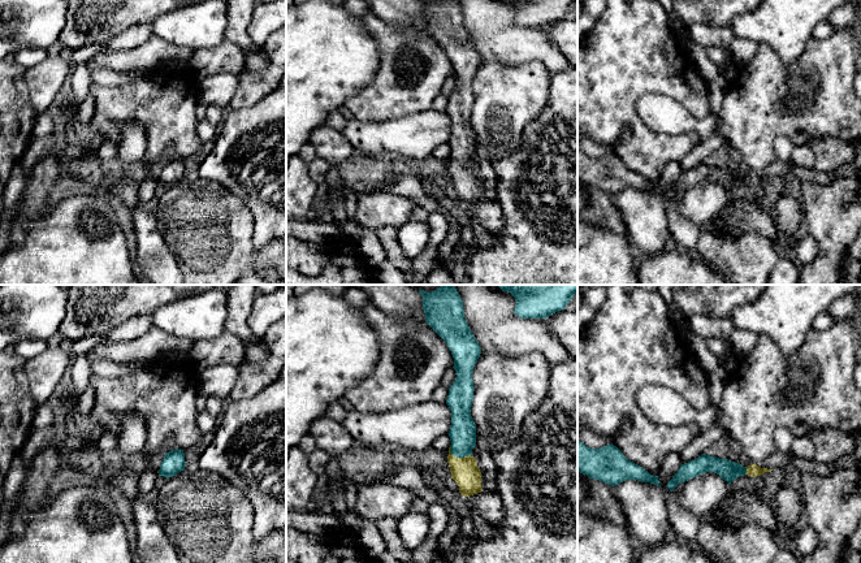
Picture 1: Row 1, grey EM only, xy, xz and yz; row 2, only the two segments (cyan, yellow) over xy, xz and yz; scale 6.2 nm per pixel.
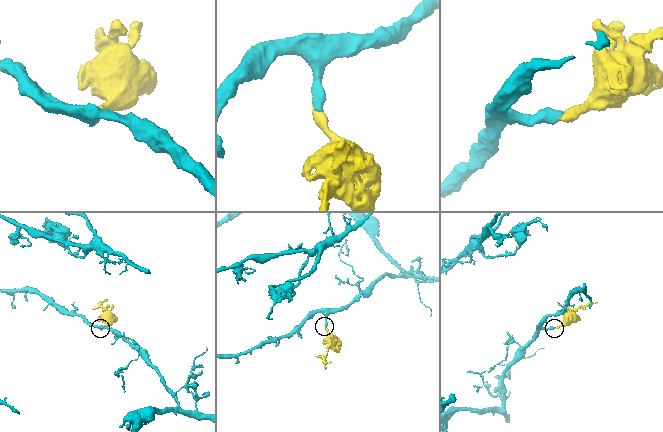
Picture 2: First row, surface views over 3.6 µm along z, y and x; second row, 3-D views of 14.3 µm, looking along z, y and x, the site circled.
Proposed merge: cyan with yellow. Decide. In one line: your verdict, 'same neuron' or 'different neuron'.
same neuron

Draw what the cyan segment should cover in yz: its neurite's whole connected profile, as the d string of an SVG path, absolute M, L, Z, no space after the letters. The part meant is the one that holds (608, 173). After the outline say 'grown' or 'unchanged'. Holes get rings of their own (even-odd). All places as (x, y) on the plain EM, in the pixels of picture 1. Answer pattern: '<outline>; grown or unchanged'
M577 148L577 181L611 195L626 189L637 189L661 196L658 185L628 169L613 152L590 157Z; unchanged

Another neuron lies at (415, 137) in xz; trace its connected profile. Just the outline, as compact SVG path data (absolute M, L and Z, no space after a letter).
M430 108L381 122L352 118L346 122L342 134L356 152L371 156L401 155L410 161L423 160L449 142L451 120L446 112Z

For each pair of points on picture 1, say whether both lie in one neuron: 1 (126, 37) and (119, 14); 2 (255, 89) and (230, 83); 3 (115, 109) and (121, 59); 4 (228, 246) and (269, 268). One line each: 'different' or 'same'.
1: different
2: different
3: different
4: different

